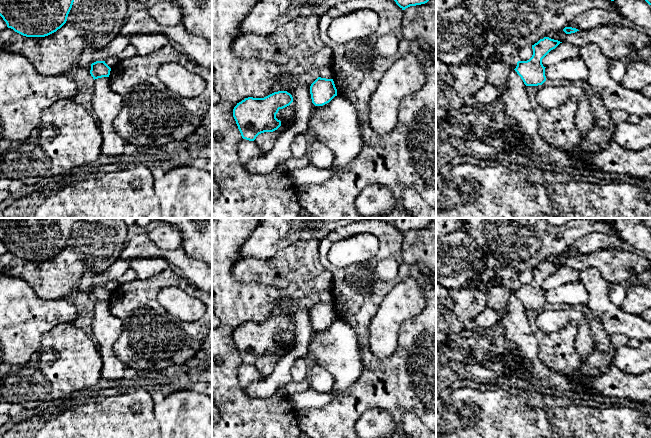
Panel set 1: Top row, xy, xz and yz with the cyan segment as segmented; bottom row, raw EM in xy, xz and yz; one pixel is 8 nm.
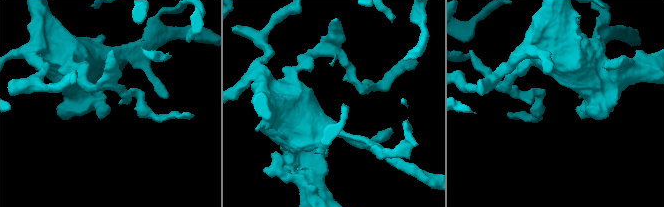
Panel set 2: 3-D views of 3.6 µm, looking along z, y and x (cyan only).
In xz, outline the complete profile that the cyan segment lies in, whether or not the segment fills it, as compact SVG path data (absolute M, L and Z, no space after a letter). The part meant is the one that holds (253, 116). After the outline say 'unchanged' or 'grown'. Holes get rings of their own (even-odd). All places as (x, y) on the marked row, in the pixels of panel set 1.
M278 91L264 98L248 97L237 103L233 117L242 138L254 141L261 133L277 130L281 121L276 118L276 114L292 102L290 93Z | unchanged

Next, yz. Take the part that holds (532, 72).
M544 37L532 45L533 55L527 61L518 61L514 69L526 86L542 85L546 81L542 59L560 43L558 40Z | unchanged

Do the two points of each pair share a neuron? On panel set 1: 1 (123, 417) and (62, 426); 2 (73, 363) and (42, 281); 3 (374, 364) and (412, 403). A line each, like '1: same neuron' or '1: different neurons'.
1: same neuron
2: different neurons
3: same neuron

